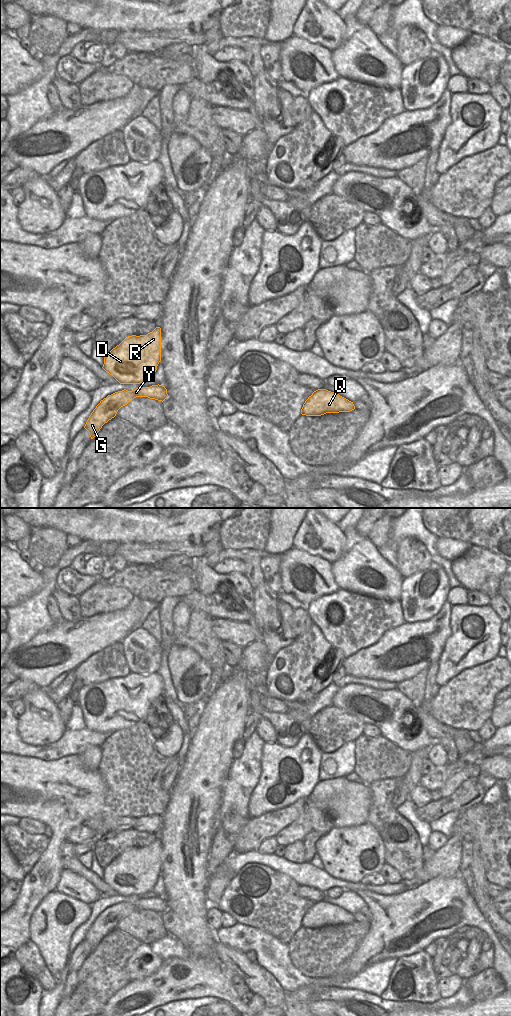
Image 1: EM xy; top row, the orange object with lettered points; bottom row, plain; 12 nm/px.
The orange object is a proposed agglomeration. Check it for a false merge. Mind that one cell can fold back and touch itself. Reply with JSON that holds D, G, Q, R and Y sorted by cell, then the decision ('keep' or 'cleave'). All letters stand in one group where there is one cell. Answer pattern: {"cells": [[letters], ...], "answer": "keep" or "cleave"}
{"cells": [["D", "G", "Q", "R", "Y"]], "answer": "keep"}

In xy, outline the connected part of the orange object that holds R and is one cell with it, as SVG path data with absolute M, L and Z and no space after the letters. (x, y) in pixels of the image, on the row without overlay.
M161 840L147 847L126 849L104 868L103 881L120 896L152 891L161 873Z

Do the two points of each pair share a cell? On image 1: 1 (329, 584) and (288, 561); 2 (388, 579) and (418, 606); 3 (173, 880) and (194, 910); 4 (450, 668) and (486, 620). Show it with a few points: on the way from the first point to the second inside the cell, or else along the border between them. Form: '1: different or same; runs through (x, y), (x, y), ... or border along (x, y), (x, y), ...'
1: same; runs through (321, 573), (312, 564), (299, 563)
2: different; border along (404, 577), (398, 600)
3: same; runs through (180, 887), (186, 893), (187, 903)
4: same; runs through (464, 659), (487, 639), (486, 634)

